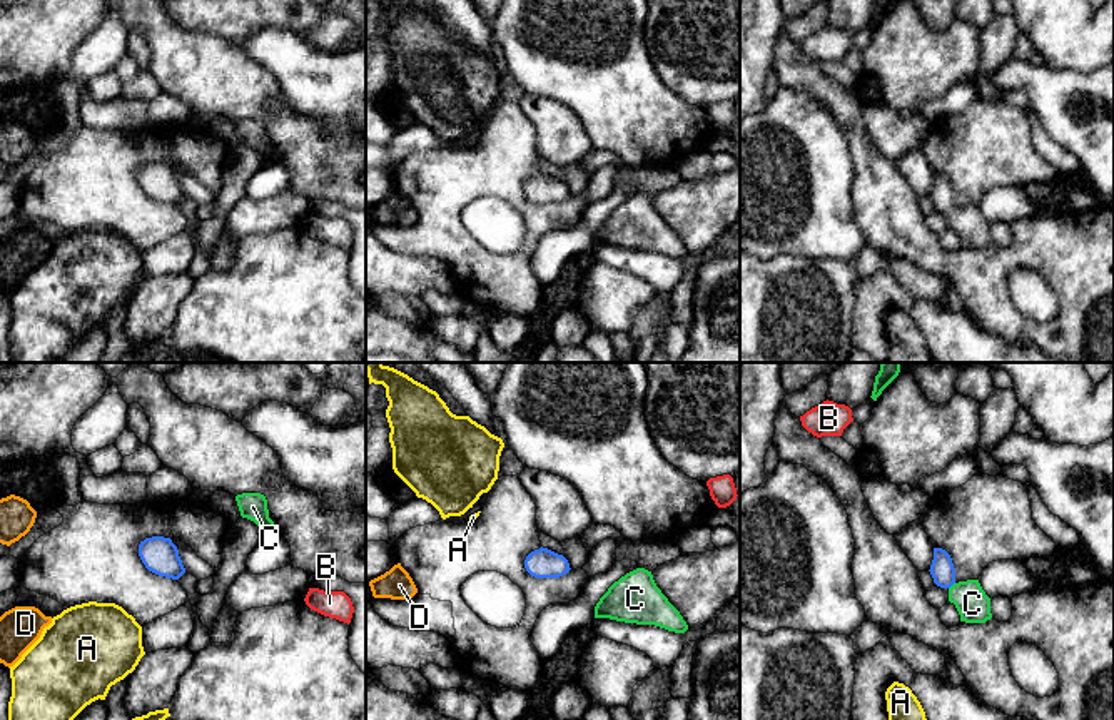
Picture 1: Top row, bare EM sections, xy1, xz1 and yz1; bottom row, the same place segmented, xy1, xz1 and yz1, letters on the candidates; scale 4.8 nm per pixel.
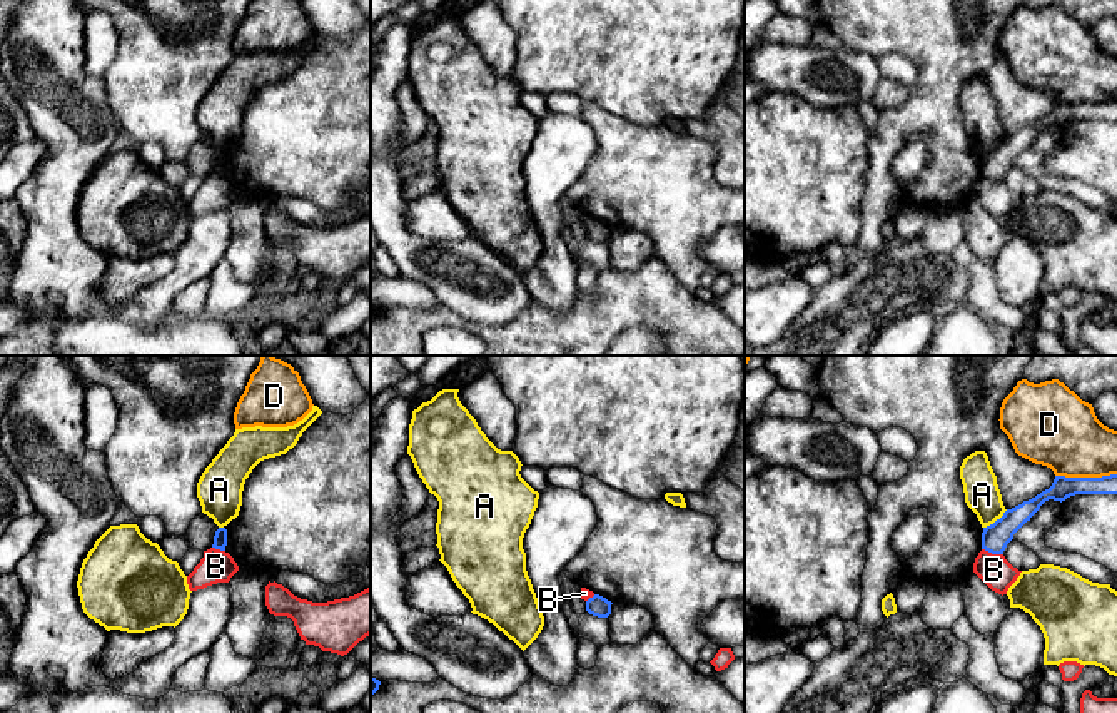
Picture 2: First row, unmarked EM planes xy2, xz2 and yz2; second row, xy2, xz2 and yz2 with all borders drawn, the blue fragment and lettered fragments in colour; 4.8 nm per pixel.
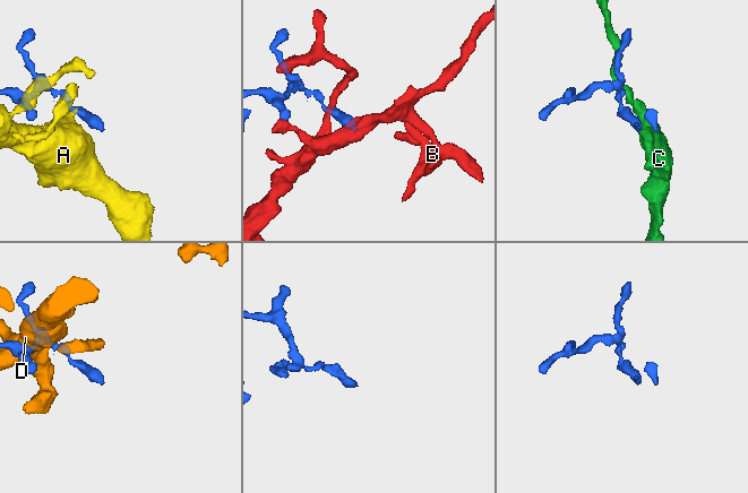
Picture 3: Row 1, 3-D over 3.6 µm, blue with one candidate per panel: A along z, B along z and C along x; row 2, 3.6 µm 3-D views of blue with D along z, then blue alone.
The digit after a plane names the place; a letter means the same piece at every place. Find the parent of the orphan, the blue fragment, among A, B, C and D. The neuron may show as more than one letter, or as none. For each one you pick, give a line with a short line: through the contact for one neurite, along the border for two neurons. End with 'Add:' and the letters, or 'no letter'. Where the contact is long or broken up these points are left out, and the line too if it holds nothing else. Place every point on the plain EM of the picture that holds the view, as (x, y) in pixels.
C: yz1 (942, 196), (952, 209), (972, 229)
Add: C

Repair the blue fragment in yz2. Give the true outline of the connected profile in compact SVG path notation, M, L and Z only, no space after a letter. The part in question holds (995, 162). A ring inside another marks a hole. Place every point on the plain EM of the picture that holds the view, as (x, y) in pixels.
M1117 100L1102 104L1065 104L1055 102L1052 112L1035 124L1007 135L1000 145L983 154L982 175L1003 180L1013 160L1049 127L1065 127L1075 120L1117 120Z

